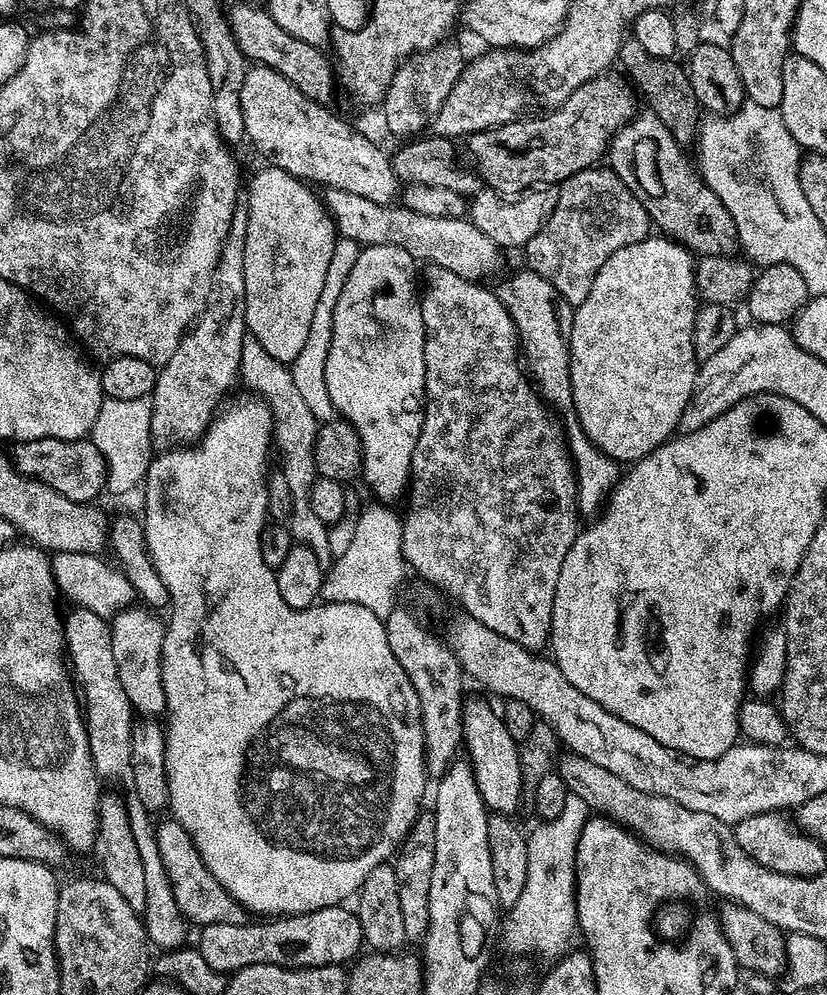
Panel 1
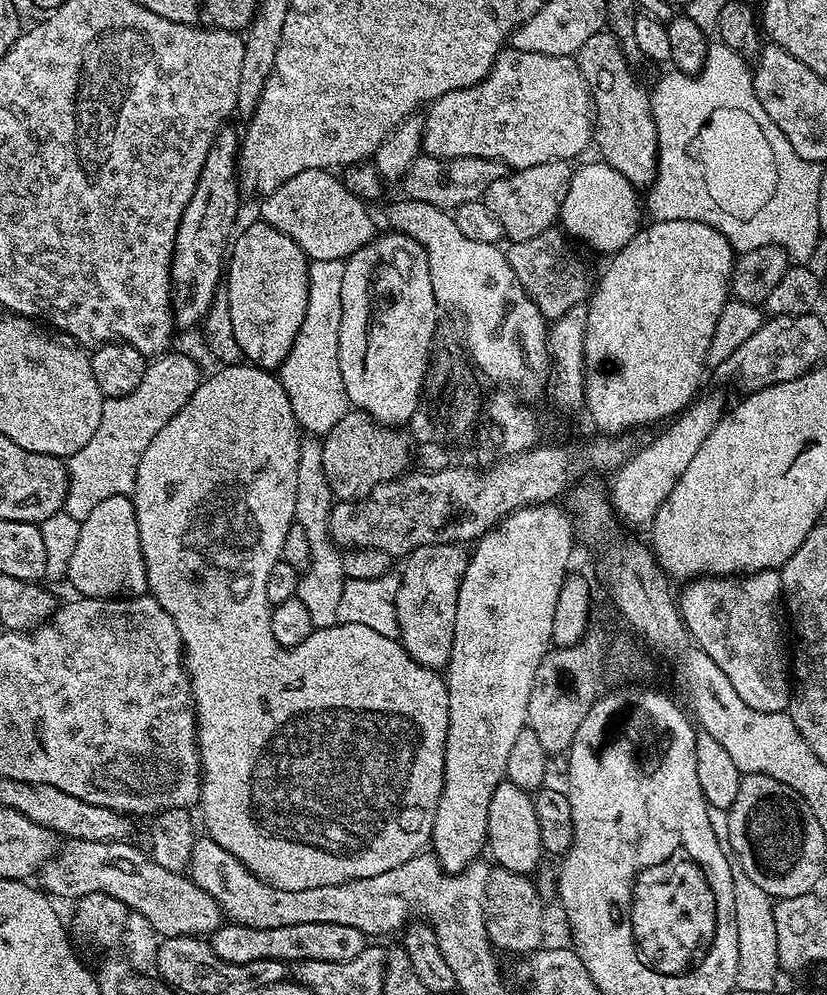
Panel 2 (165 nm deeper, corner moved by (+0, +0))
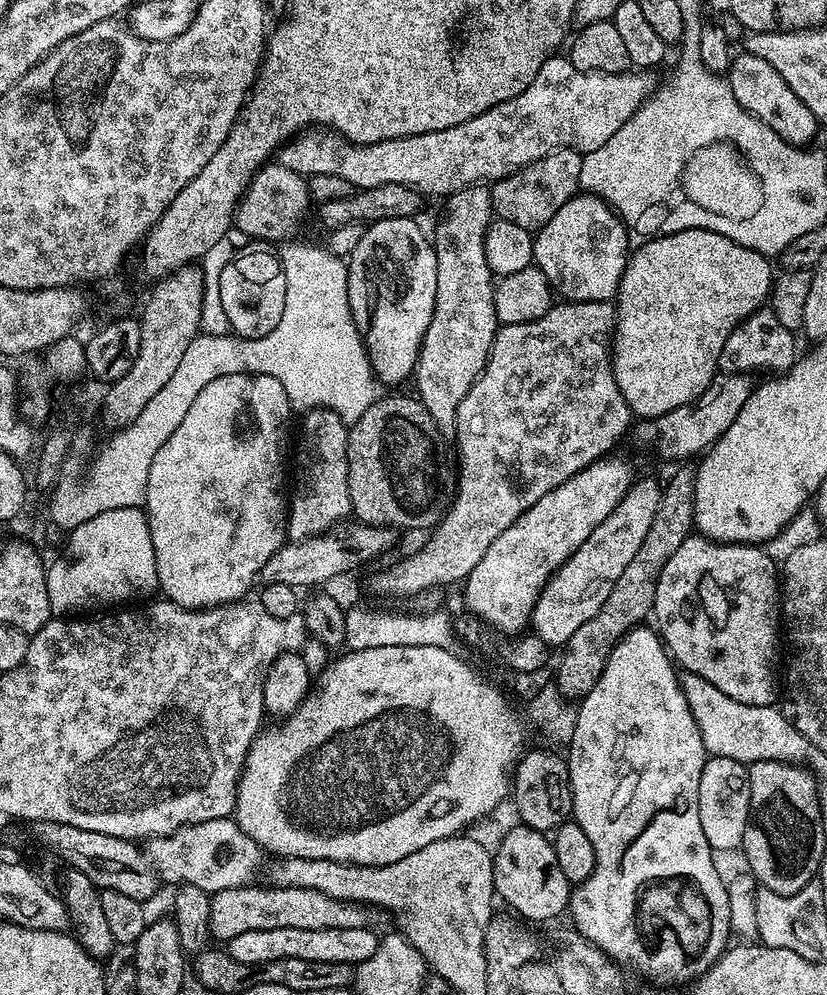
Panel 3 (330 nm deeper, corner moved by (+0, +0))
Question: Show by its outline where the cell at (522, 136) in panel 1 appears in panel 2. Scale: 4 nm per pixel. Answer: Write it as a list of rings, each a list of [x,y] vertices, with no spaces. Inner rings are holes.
[[[421,154],[405,171],[402,179],[403,195],[407,199],[426,202],[430,206],[455,210],[462,207],[466,202],[481,199],[486,186],[490,186],[490,182],[502,178],[505,174],[505,165],[496,160],[487,160],[486,158],[454,158],[453,160],[447,160],[446,158]]]

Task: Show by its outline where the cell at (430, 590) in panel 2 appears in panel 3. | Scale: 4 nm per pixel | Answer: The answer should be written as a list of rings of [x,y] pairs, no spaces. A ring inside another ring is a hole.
[[[473,184],[447,197],[444,217],[436,228],[434,247],[438,266],[438,290],[434,314],[420,347],[414,381],[415,395],[430,410],[434,426],[445,438],[456,435],[458,406],[482,374],[496,337],[494,277],[486,262],[484,239],[494,219],[492,194],[484,184]]]

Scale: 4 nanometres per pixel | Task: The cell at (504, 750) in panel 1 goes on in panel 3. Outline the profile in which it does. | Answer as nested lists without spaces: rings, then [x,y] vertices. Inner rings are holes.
[[[521,822],[516,826],[494,848],[492,869],[496,896],[506,900],[513,908],[511,911],[525,921],[552,920],[560,915],[563,917],[567,913],[568,900],[572,897],[574,888],[558,866],[553,841],[545,833],[528,828]]]

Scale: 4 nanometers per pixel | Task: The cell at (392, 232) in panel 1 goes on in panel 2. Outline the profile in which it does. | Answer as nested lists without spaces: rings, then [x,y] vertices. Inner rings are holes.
[[[315,168],[294,174],[278,190],[263,197],[260,208],[263,223],[282,230],[300,249],[314,260],[347,260],[362,246],[376,239],[378,229],[368,213],[369,205],[360,197],[346,190],[343,179],[331,171]]]

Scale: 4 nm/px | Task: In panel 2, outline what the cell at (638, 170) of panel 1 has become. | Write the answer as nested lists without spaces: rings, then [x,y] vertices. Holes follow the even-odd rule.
[[[601,30],[595,32],[586,42],[582,42],[575,62],[580,68],[582,78],[586,82],[588,92],[592,95],[592,110],[594,113],[594,148],[600,151],[599,159],[618,170],[623,178],[630,181],[637,189],[644,190],[656,179],[656,123],[652,117],[652,101],[649,93],[644,92],[642,85],[636,81],[632,73],[633,65],[624,53],[614,33]]]

